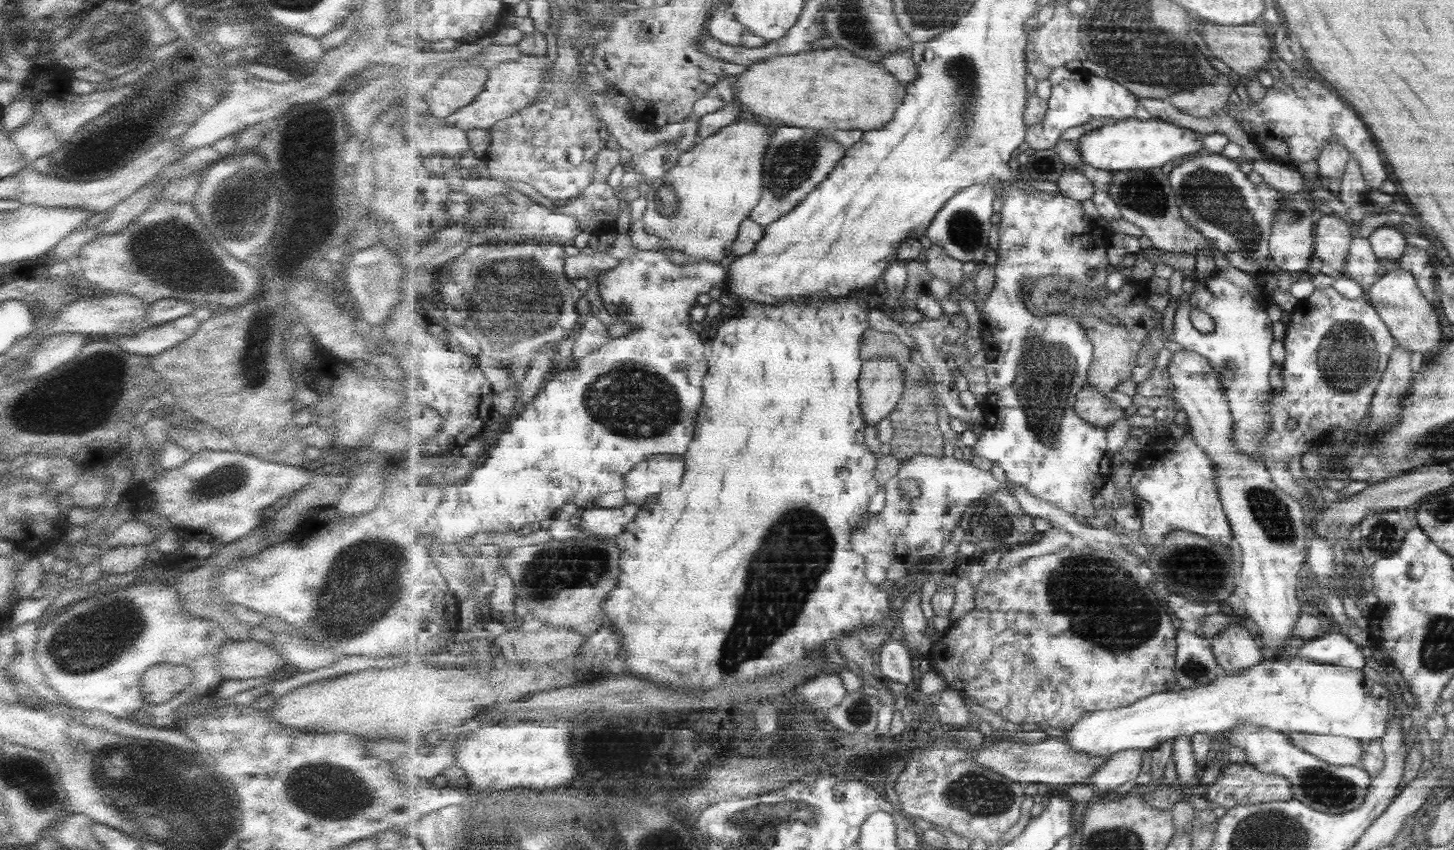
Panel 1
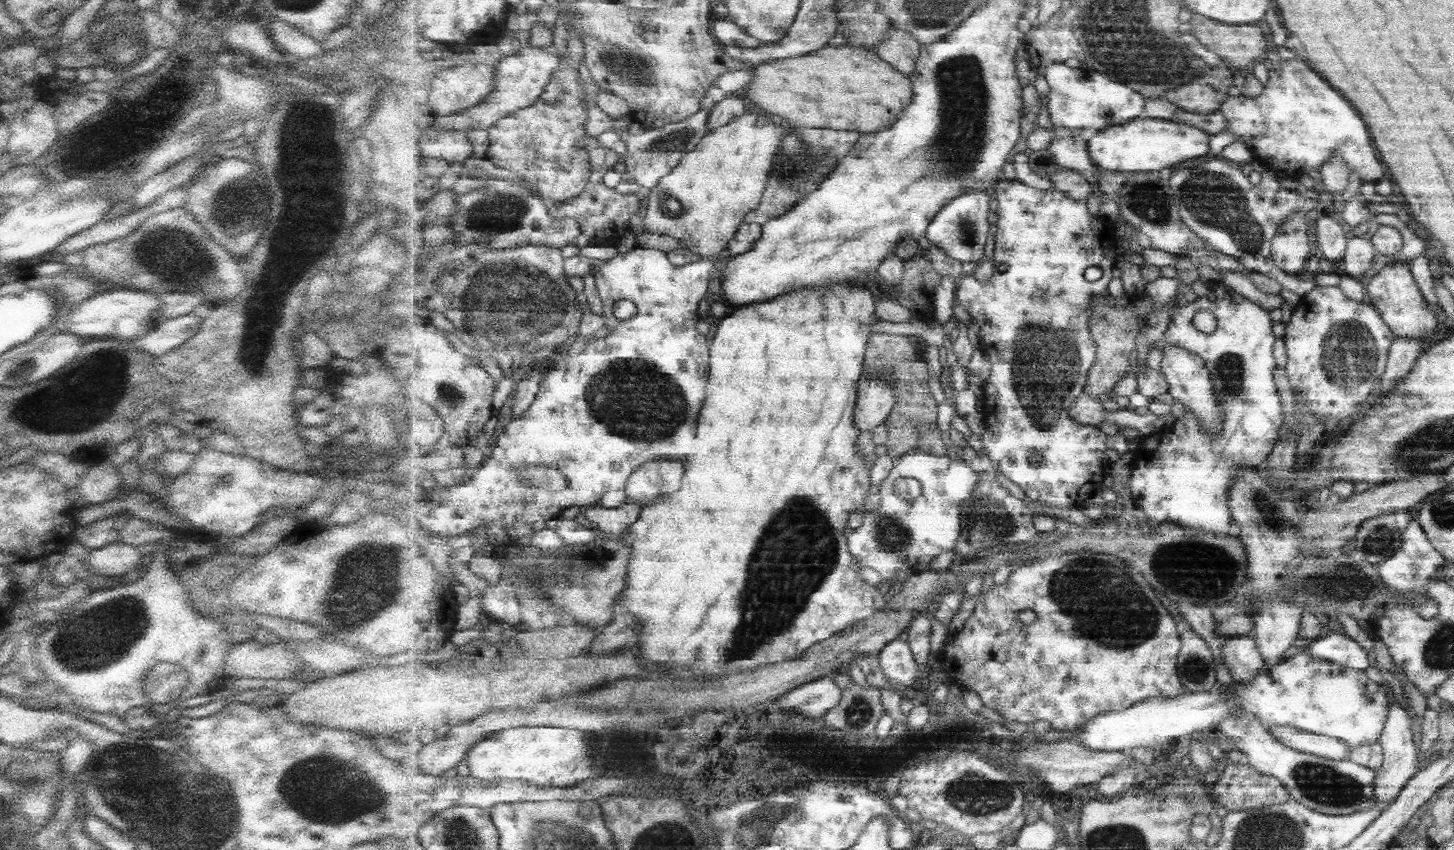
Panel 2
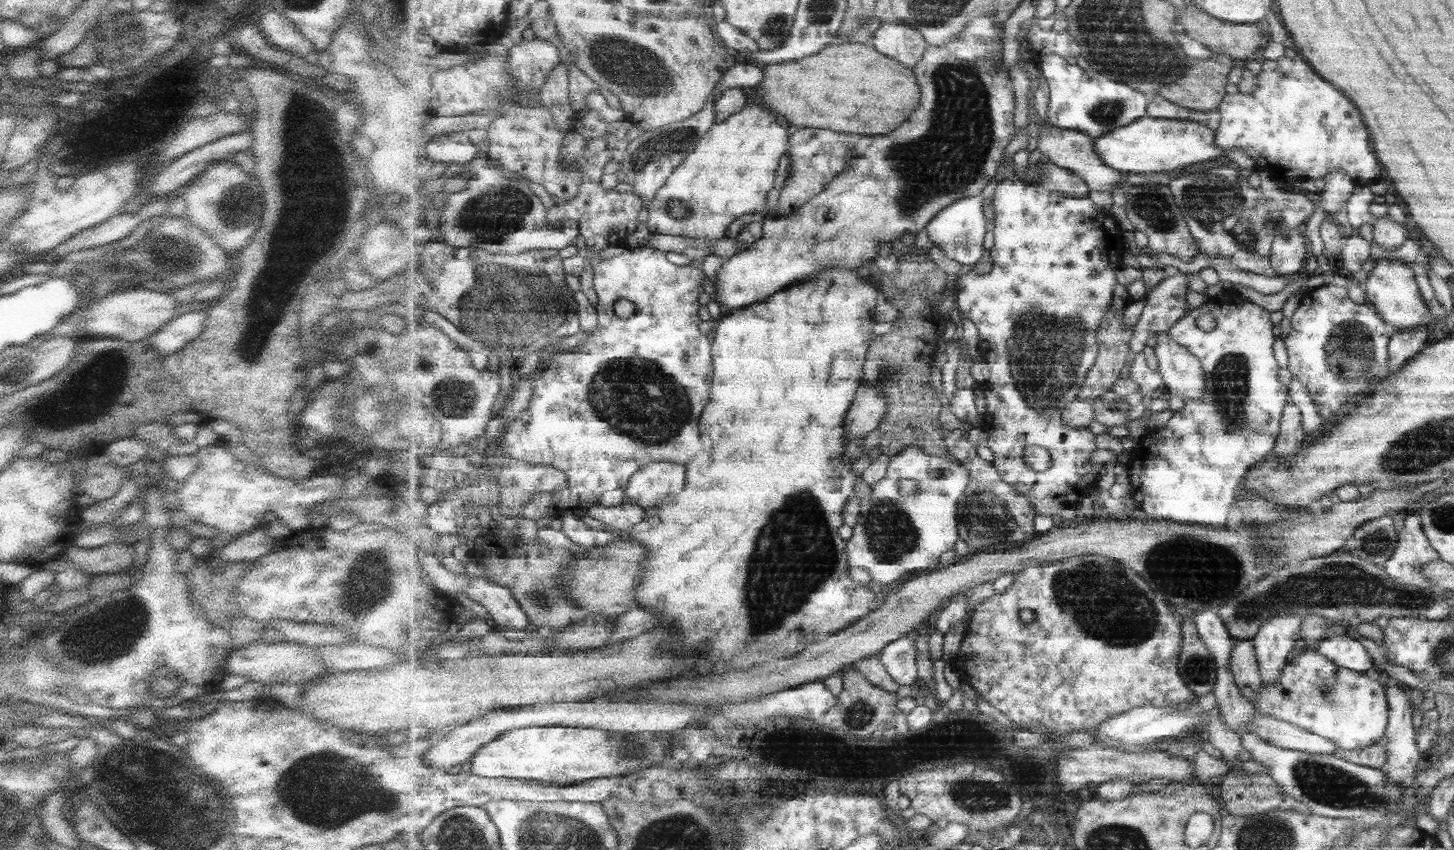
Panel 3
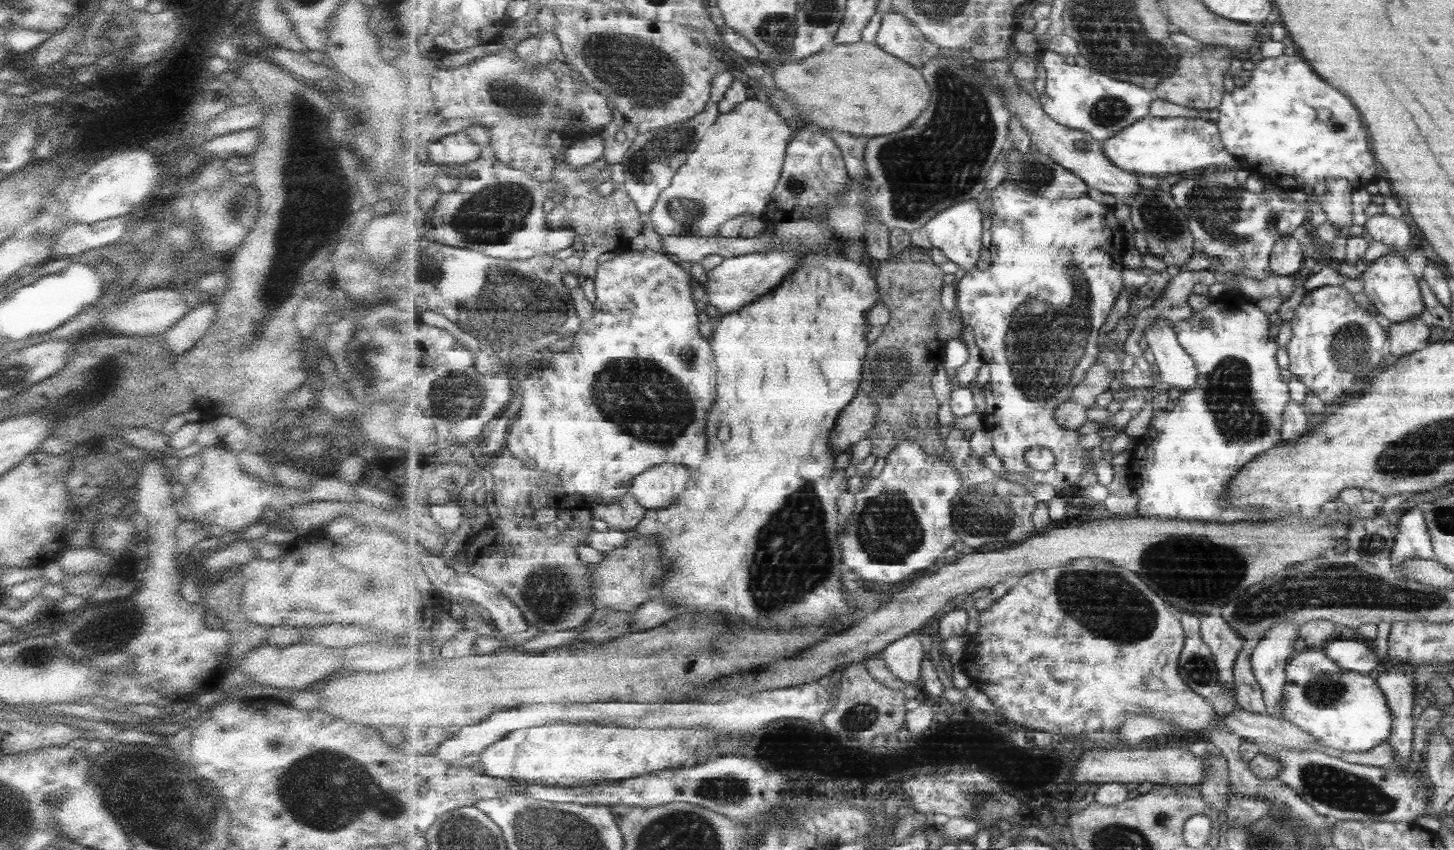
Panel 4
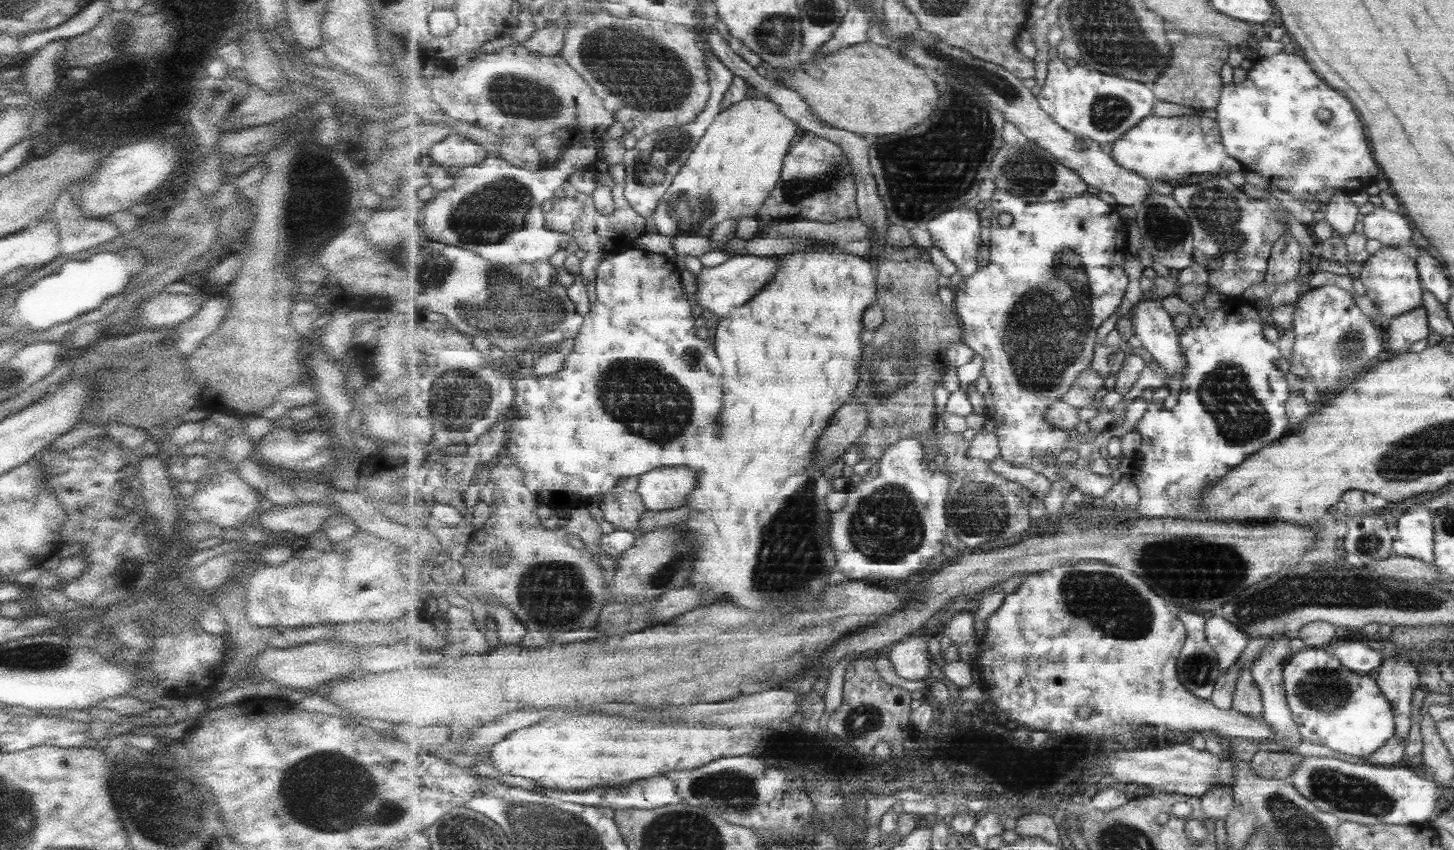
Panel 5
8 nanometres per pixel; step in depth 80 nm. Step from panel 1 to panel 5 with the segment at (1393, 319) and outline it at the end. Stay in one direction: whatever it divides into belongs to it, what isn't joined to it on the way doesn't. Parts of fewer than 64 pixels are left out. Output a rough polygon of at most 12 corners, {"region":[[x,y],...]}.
{"region":[[1382,246],[1358,279],[1383,322],[1421,304],[1416,264]]}

